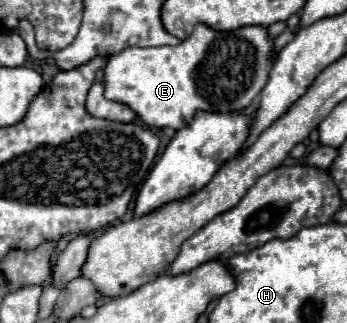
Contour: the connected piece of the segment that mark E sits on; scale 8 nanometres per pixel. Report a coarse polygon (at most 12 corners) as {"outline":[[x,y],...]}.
{"outline":[[196,24],[108,58],[104,96],[150,128],[248,108],[268,82],[262,26]]}

